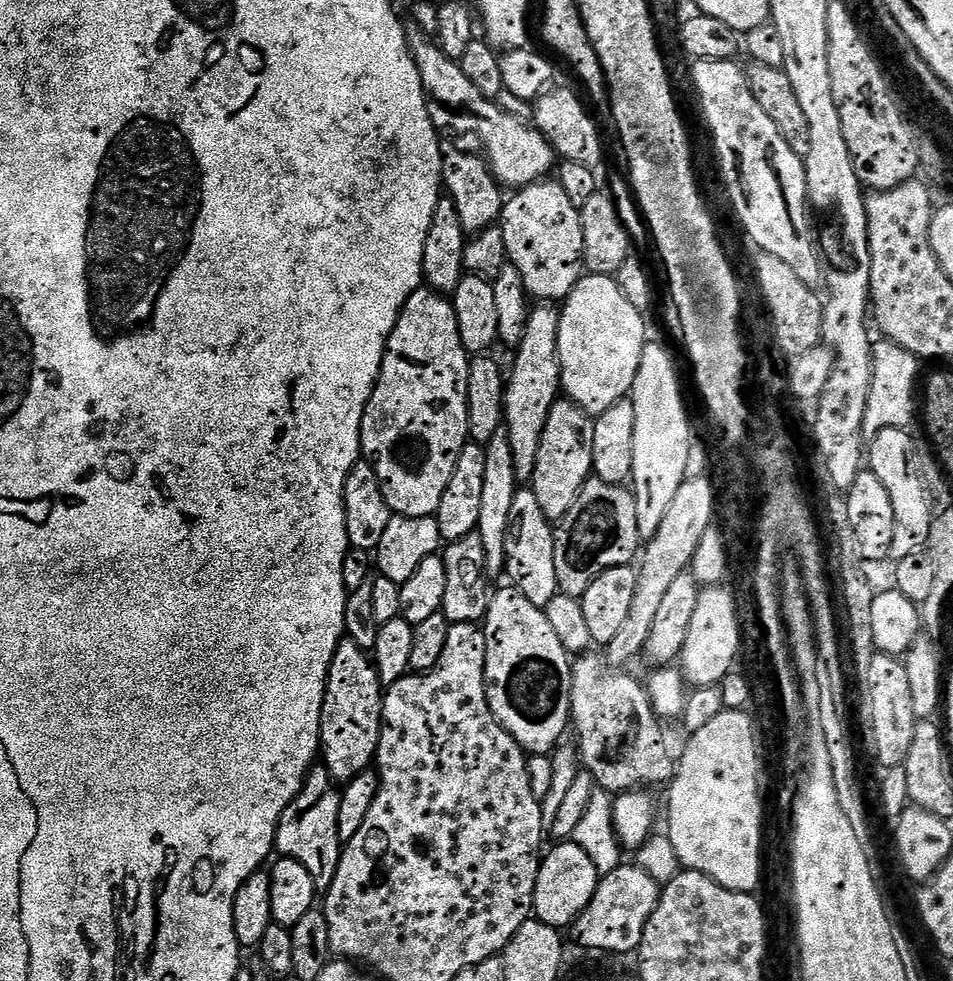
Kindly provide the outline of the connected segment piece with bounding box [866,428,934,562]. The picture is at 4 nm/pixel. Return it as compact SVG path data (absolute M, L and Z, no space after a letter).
M887 428L874 437L866 452L867 467L878 474L878 478L882 478L882 486L886 486L890 502L894 505L894 542L890 556L896 562L907 555L925 551L933 534L932 491L924 477L922 459L920 460L920 452L916 449L916 440L912 434L906 428Z

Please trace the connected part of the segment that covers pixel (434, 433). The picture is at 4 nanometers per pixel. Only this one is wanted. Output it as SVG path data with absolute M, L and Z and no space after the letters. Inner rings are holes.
M427 286L414 290L414 294L410 294L406 306L402 306L398 322L388 339L388 345L384 351L382 366L380 367L380 377L376 379L372 397L362 414L362 430L360 431L360 451L376 467L378 482L382 486L382 494L386 498L386 506L390 506L390 510L395 515L409 516L410 518L436 515L438 502L442 502L442 493L446 491L446 486L450 482L450 474L454 474L454 466L458 462L458 454L468 440L469 359L470 353L462 346L462 334L458 334L458 318L454 314L454 306L451 299L445 293L435 292L433 288Z

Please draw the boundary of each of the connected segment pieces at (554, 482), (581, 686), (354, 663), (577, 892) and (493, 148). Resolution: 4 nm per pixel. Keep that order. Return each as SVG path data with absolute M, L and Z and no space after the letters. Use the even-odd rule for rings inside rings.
M557 398L550 418L546 418L546 430L542 430L530 487L550 521L559 522L568 513L570 506L574 506L574 498L578 498L582 486L593 475L595 425L595 419L586 410L567 398Z
M584 654L573 663L572 666L572 719L574 732L576 728L576 738L578 743L578 760L582 765L583 771L591 774L595 787L602 788L608 793L619 794L621 792L635 792L637 790L651 789L651 784L667 785L672 777L676 775L677 761L674 759L674 752L668 749L668 744L664 741L664 728L661 717L656 715L656 711L652 708L652 699L648 696L647 687L643 683L640 684L632 676L627 676L627 671L617 670L613 665L609 664L603 655L592 656L593 654Z
M341 639L330 662L320 719L322 764L333 780L347 782L373 767L380 741L385 691L385 685L378 678L376 662L370 653L362 650L358 642Z
M560 842L552 853L545 855L540 861L540 873L536 883L535 919L549 924L551 928L567 929L586 910L590 898L594 898L596 885L601 875L584 849L573 842Z
M419 26L407 29L408 48L412 51L414 62L418 66L418 74L422 78L424 93L428 99L428 113L432 124L437 130L449 128L452 132L469 132L477 136L484 143L483 155L492 166L492 172L501 185L509 189L519 190L527 184L545 179L548 172L557 167L558 157L556 151L550 146L548 139L531 123L523 124L512 112L507 112L494 100L488 100L466 78L459 63L451 60L439 46L439 43L429 33Z

